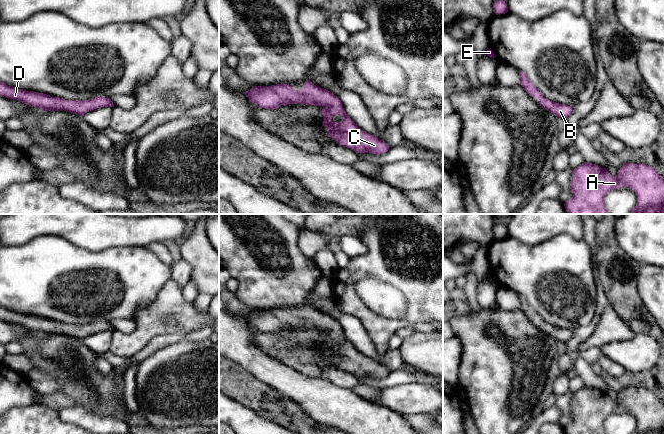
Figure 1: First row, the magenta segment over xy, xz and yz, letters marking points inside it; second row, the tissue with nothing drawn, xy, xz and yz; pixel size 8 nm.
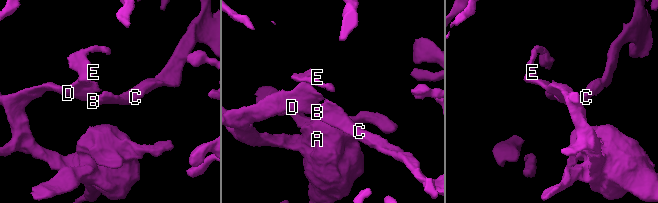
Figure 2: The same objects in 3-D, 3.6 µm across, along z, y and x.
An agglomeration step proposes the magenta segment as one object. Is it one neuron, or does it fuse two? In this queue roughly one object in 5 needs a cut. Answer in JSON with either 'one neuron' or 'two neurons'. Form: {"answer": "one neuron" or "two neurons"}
{"answer": "one neuron"}

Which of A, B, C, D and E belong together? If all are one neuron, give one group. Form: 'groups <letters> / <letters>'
groups A B C D E

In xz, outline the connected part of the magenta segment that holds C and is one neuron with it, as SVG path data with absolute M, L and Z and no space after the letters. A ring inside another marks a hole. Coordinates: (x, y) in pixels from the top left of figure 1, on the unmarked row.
M306 304L303 311L296 316L289 308L276 308L270 310L252 310L243 318L257 331L277 333L281 329L305 328L322 330L323 350L328 360L336 367L347 371L356 377L384 378L390 372L383 365L359 352L346 338L342 326L330 315L313 309ZM334 339L343 341L340 346L332 346Z

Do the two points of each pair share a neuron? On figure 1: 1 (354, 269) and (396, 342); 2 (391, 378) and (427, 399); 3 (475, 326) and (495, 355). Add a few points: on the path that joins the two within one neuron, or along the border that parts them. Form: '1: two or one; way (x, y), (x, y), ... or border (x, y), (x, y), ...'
1: two; border (394, 333), (389, 339), (387, 350)
2: two; border (415, 381), (384, 386), (380, 389)
3: one; way (479, 333), (493, 348)

